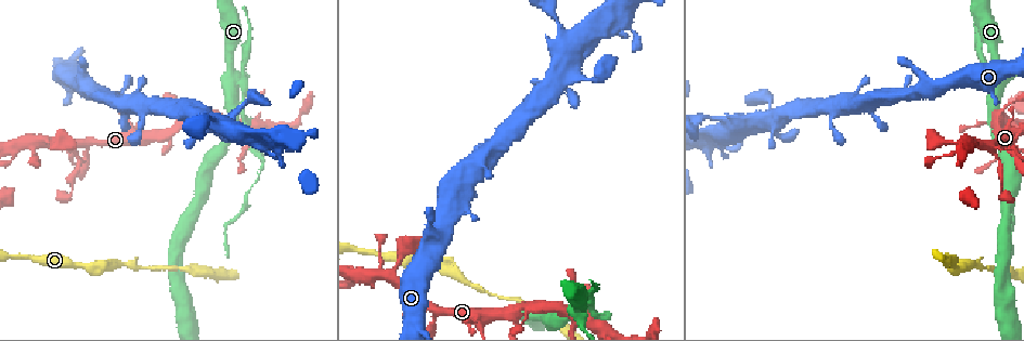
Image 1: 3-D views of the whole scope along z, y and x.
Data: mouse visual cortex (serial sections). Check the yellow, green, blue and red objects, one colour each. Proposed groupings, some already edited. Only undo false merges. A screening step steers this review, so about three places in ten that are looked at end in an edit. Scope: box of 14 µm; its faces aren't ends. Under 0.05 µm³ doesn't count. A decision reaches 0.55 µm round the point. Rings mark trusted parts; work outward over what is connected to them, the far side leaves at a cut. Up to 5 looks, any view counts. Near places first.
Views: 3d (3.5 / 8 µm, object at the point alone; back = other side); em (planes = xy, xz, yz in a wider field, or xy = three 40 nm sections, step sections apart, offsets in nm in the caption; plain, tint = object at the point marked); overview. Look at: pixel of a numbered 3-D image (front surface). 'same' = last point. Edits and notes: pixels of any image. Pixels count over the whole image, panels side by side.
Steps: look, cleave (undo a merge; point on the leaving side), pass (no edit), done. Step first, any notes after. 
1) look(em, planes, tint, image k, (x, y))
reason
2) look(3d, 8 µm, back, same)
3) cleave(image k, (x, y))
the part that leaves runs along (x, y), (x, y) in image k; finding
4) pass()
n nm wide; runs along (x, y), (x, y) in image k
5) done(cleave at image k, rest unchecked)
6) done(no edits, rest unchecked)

look(3d, 3.5 µm, image 1, (1002, 186))
narrows sharply

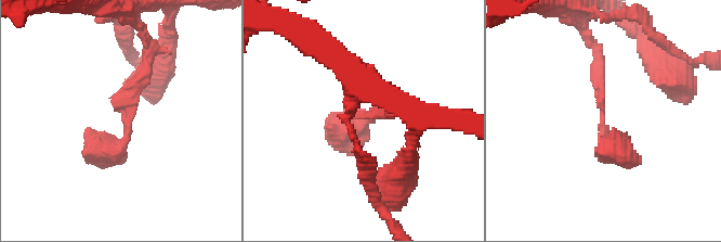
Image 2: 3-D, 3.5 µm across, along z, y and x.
look(em, xy, step 1, tint, image 2, (372, 114))
arms of 200, 350 nm; now the EM

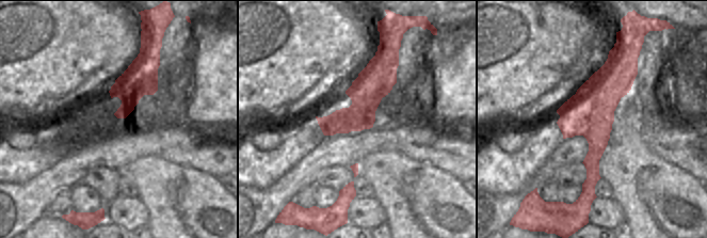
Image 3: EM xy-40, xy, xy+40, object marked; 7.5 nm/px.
pass()
runs along (148, 49), (126, 139), (95, 163) in image 2; all the same cell

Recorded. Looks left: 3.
look(3d, 3.5 µm, image 1, (994, 108))

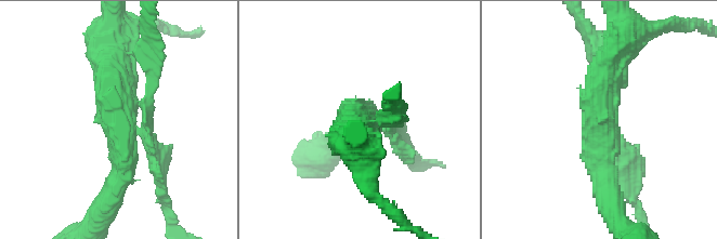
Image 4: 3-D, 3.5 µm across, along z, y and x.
look(em, xy, step 2, tint, image 4, (602, 121))
shape alone is not enough

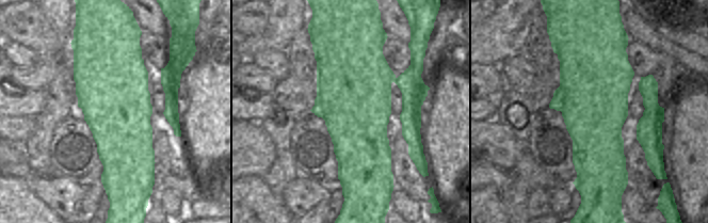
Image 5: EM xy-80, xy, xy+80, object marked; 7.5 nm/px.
cleave(image 4, (398, 111))
the part that leaves runs along (382, 130), (389, 130), (413, 160) in image 4; two cells meet here

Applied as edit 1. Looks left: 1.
done(cleave at image 4, rest unchecked)

